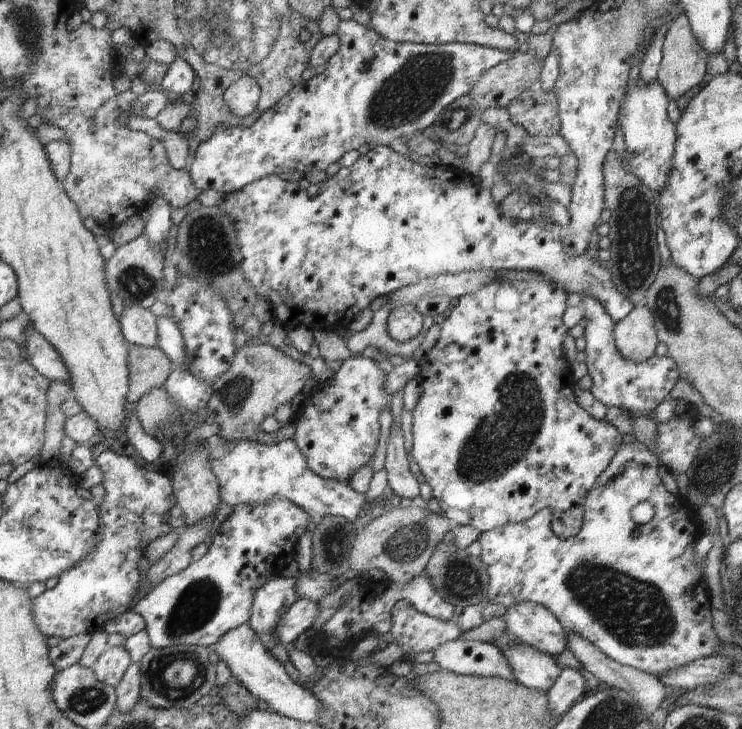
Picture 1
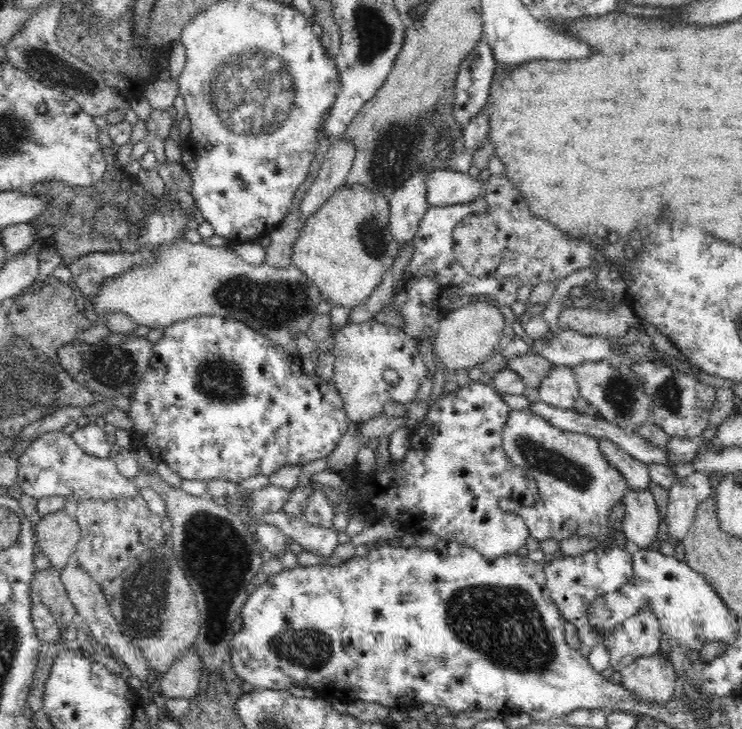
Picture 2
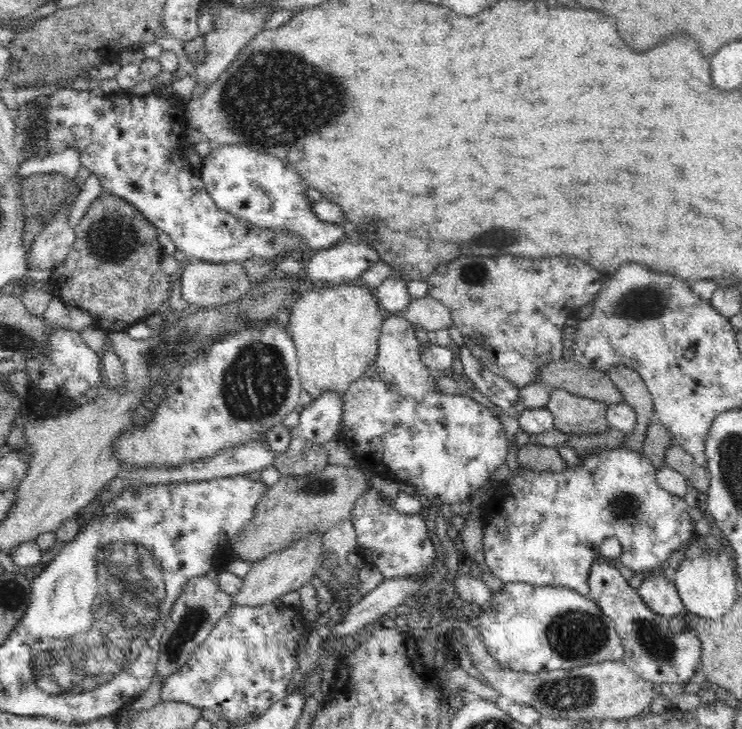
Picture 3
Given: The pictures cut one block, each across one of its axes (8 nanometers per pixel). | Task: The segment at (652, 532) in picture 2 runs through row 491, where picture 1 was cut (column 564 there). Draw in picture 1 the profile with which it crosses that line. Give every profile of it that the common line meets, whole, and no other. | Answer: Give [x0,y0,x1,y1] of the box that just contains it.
[502,601,568,656]

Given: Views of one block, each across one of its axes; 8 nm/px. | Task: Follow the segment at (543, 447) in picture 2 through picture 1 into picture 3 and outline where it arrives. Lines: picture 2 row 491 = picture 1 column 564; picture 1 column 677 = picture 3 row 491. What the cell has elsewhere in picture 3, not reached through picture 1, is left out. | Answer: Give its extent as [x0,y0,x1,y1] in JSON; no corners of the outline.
[482,450,696,597]

